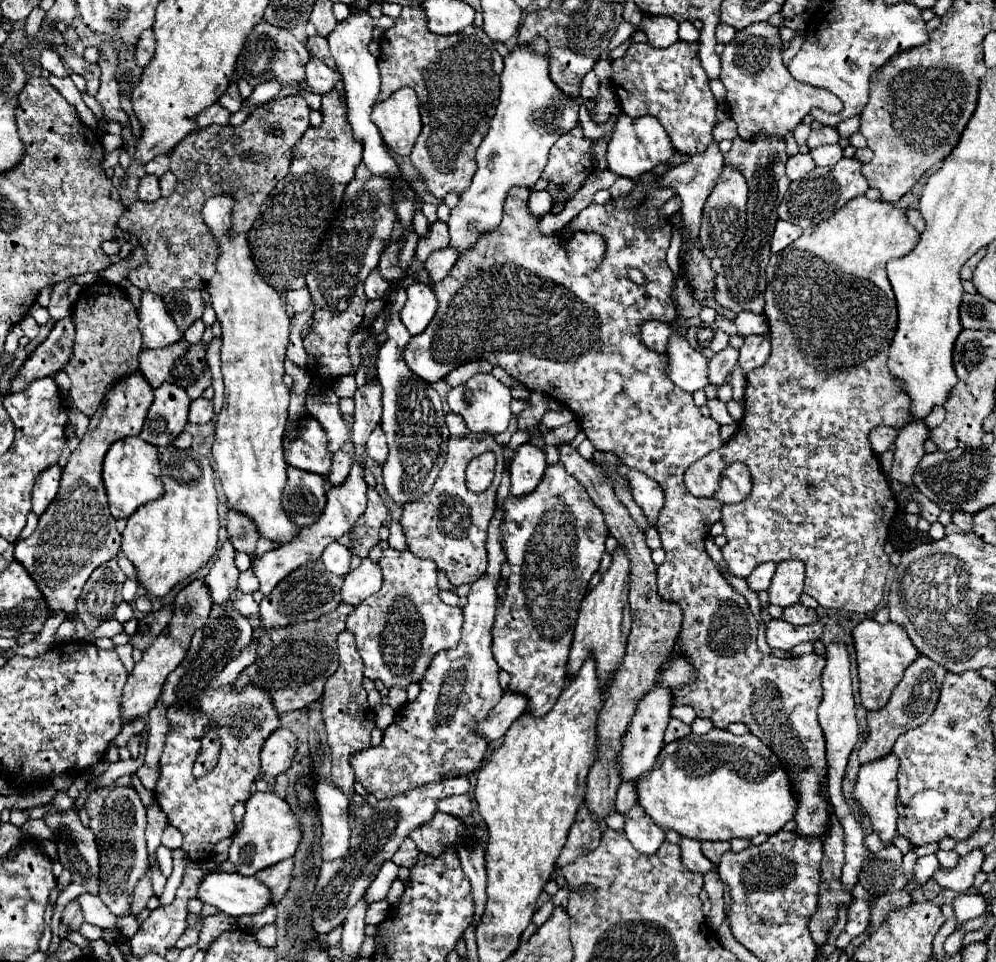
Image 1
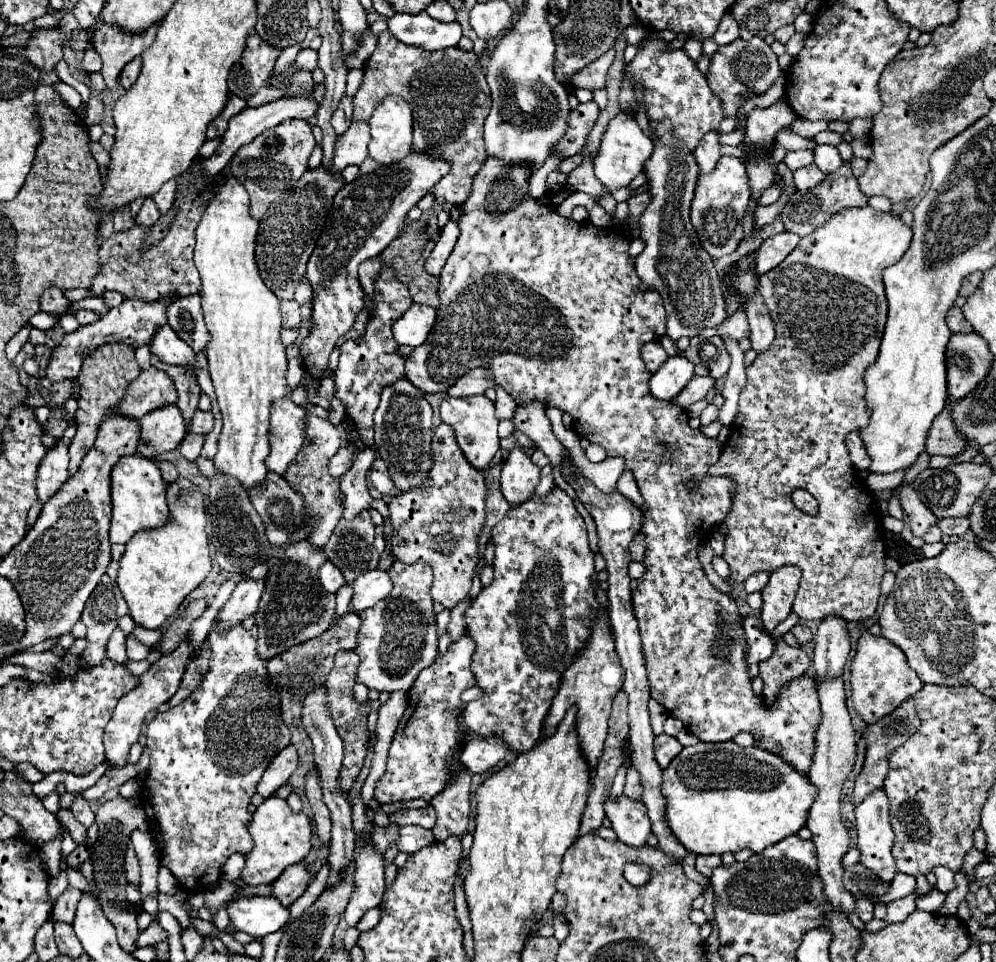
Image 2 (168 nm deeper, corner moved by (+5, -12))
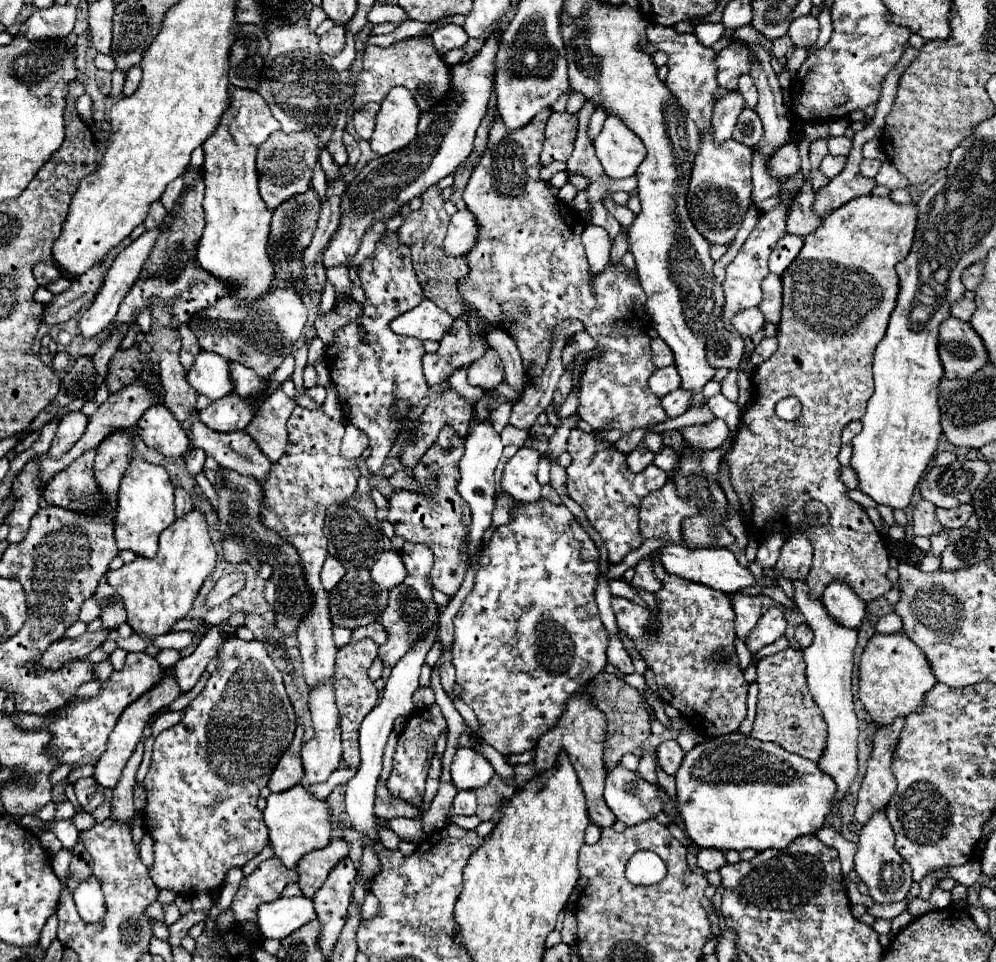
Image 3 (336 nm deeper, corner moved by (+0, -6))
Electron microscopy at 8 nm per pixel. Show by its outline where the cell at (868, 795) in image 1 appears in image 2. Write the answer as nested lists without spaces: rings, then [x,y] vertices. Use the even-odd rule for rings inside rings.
[[[876,790],[870,794],[862,804],[856,806],[856,832],[858,832],[858,850],[860,850],[860,864],[872,870],[880,880],[892,882],[894,876],[898,874],[894,858],[892,858],[892,844],[894,844],[894,832],[890,826],[890,816],[888,816],[888,798],[884,790]]]

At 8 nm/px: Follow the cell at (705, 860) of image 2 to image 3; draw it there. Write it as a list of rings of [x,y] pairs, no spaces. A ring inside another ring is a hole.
[[[701,848],[697,852],[697,864],[705,870],[705,872],[711,872],[711,870],[719,870],[721,866],[727,864],[725,860],[725,854],[721,850],[713,850],[713,848]]]

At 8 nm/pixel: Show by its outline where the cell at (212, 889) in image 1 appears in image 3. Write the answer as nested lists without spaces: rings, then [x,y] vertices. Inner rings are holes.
[[[305,896],[295,898],[279,898],[257,908],[257,926],[265,938],[283,940],[301,924],[313,920],[317,914],[313,910],[313,902]]]

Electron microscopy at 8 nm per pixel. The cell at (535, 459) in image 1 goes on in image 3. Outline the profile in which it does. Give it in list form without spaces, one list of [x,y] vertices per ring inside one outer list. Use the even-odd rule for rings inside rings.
[[[523,446],[503,468],[501,486],[517,502],[537,502],[541,498],[541,484],[537,482],[539,456],[535,448]]]

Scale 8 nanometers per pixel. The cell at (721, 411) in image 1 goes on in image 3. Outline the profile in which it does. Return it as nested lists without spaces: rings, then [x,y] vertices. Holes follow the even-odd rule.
[[[715,394],[713,398],[707,400],[707,406],[711,408],[711,412],[717,418],[725,420],[729,430],[733,430],[733,432],[737,430],[737,426],[739,426],[739,406],[735,402],[727,400],[723,394]]]

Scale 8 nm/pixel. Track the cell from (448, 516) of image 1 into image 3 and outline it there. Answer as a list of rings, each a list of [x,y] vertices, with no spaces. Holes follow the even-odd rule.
[[[447,426],[439,432],[435,444],[425,452],[425,456],[413,468],[413,480],[421,486],[419,490],[399,490],[389,498],[387,520],[395,526],[395,534],[407,542],[425,544],[435,554],[435,564],[431,570],[431,584],[435,590],[453,596],[461,588],[467,566],[469,566],[469,524],[471,524],[471,508],[459,496],[457,484],[461,478],[459,460],[463,456],[463,438]]]

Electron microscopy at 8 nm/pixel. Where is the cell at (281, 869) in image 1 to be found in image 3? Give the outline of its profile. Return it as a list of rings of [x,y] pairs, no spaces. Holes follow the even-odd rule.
[[[341,838],[331,840],[331,844],[323,850],[313,850],[305,854],[297,862],[297,874],[299,874],[297,884],[303,896],[311,898],[315,890],[325,882],[333,864],[337,864],[337,860],[341,860],[341,856],[347,856],[347,854],[349,854],[349,846]]]

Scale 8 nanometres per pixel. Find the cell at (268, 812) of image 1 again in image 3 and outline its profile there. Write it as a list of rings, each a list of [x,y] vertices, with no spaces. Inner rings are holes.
[[[301,784],[279,794],[271,794],[267,798],[267,808],[263,810],[263,814],[265,824],[269,828],[269,846],[273,848],[275,858],[279,858],[285,868],[295,868],[301,856],[311,850],[325,848],[331,842],[333,826],[329,806],[323,800],[311,796]]]

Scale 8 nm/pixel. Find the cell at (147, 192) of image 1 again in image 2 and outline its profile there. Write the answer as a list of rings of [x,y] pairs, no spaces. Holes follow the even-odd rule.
[[[148,198],[148,200],[142,204],[142,208],[140,208],[138,216],[136,216],[136,224],[140,224],[140,226],[152,226],[158,218],[160,218],[160,210],[156,208],[154,200]]]

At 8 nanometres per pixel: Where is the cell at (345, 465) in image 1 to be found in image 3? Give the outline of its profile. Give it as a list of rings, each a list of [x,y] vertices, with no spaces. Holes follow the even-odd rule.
[[[347,424],[347,432],[345,432],[343,444],[341,444],[341,456],[345,460],[357,462],[367,446],[369,446],[367,436],[361,430],[357,430],[353,424]]]

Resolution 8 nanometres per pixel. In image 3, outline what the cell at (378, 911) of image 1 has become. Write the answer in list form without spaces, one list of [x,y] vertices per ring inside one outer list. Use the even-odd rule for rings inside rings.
[[[373,894],[365,896],[363,908],[361,908],[361,916],[363,916],[363,918],[373,918],[377,912],[379,912],[379,900],[377,900]]]

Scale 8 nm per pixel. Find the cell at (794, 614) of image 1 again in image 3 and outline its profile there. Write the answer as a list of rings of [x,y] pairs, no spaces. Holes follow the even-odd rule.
[[[801,624],[801,626],[797,626],[797,630],[795,630],[795,638],[797,638],[797,642],[799,642],[803,648],[807,648],[807,646],[813,642],[813,630],[811,630],[807,624]]]

